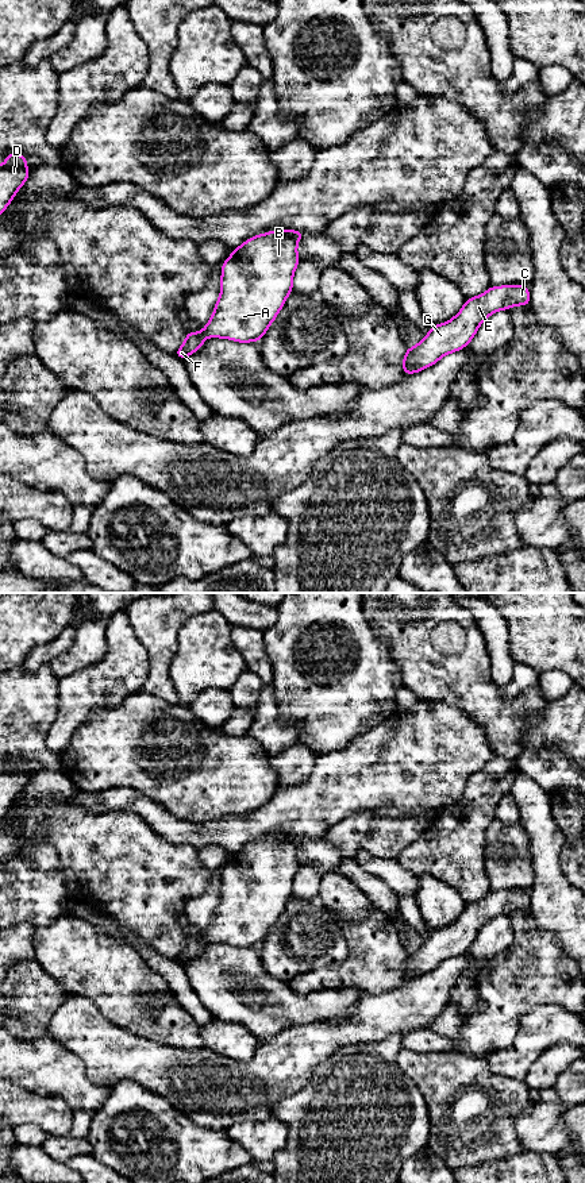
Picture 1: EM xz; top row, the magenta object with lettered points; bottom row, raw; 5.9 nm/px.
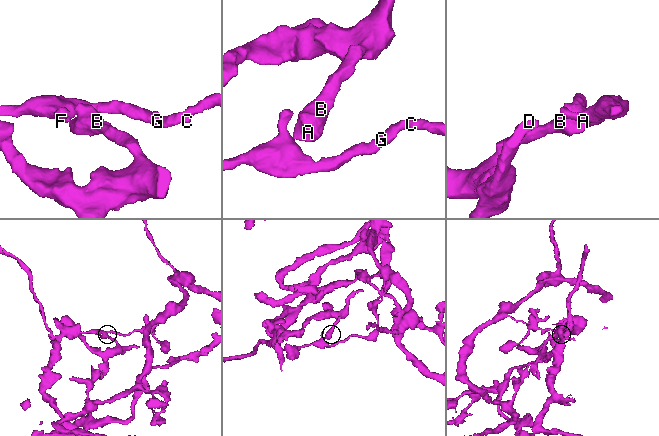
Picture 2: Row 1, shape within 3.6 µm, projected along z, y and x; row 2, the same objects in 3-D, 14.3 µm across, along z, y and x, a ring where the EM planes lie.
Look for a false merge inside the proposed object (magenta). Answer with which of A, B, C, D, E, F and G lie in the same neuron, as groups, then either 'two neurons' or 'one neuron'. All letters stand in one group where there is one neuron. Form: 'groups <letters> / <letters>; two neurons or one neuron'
groups A B D / C E F G; two neurons

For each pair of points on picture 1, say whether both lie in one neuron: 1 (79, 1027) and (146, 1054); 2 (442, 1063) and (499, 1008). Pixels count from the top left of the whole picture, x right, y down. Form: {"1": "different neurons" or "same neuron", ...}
{"1": "same neuron", "2": "different neurons"}

